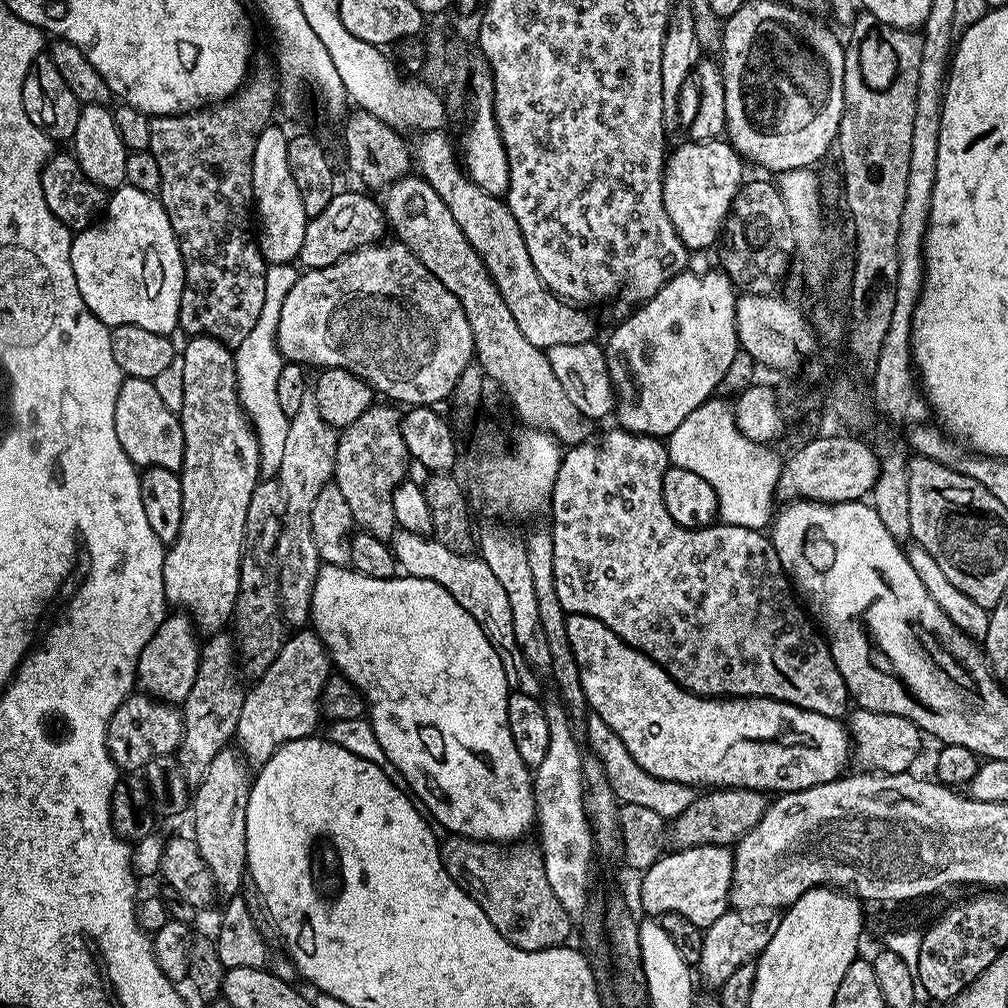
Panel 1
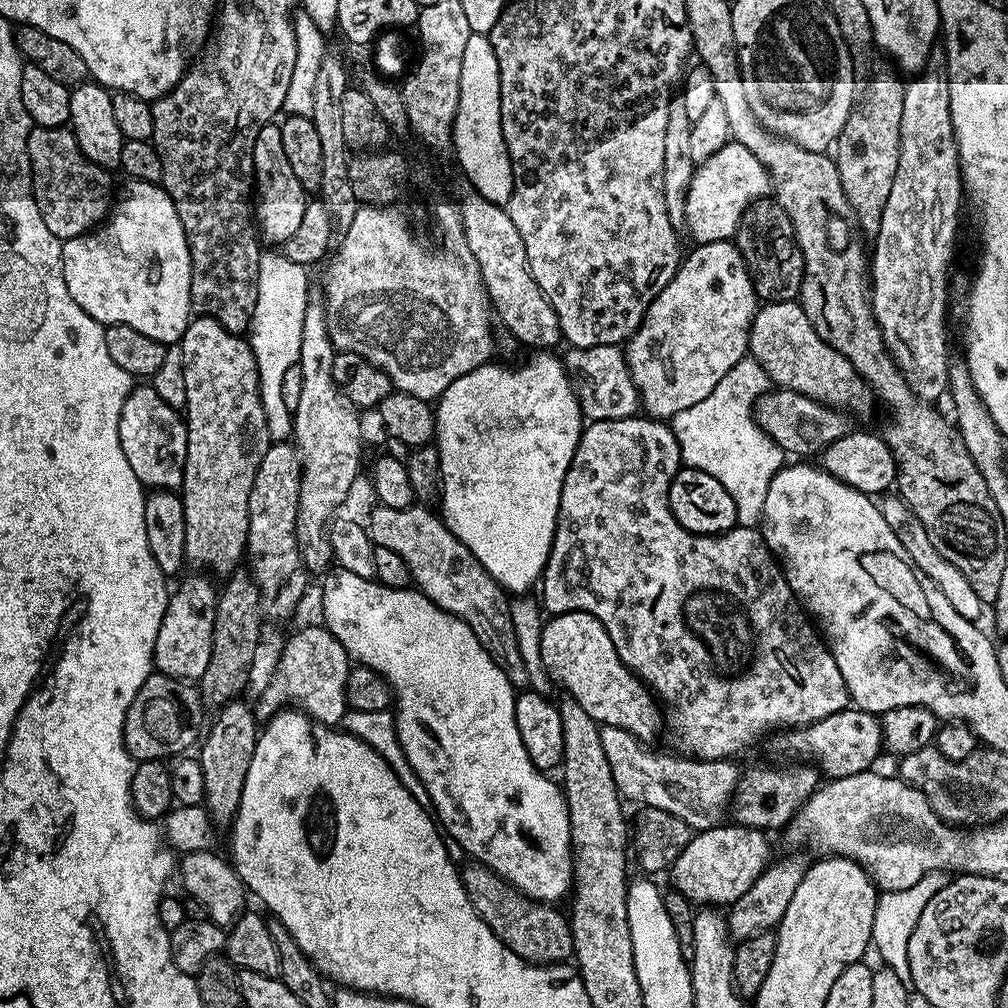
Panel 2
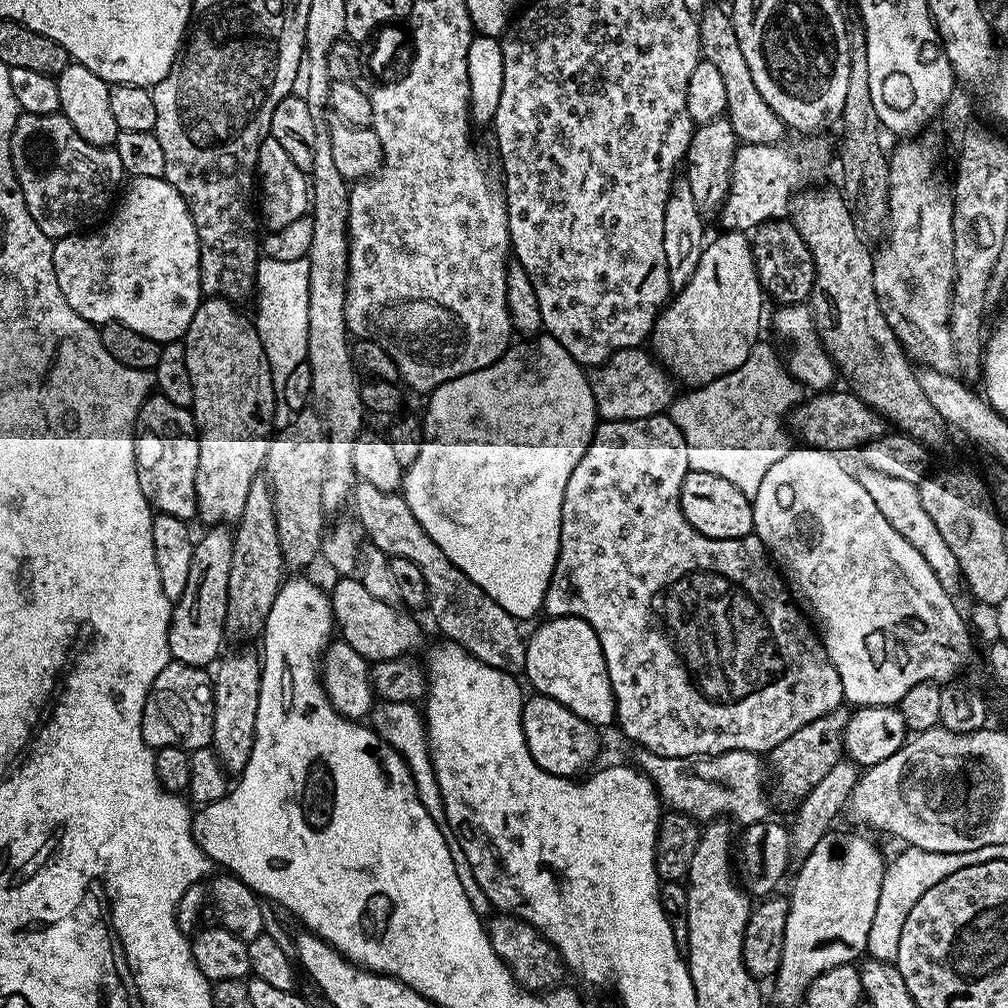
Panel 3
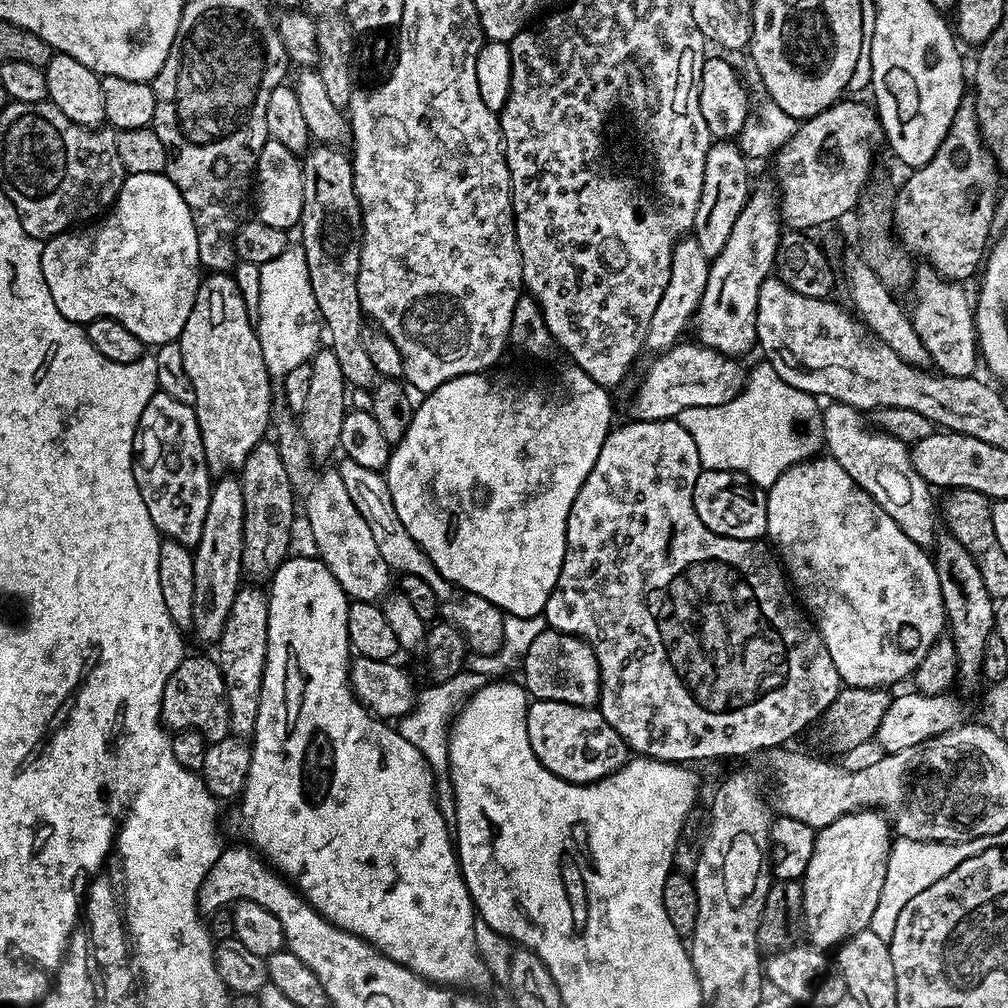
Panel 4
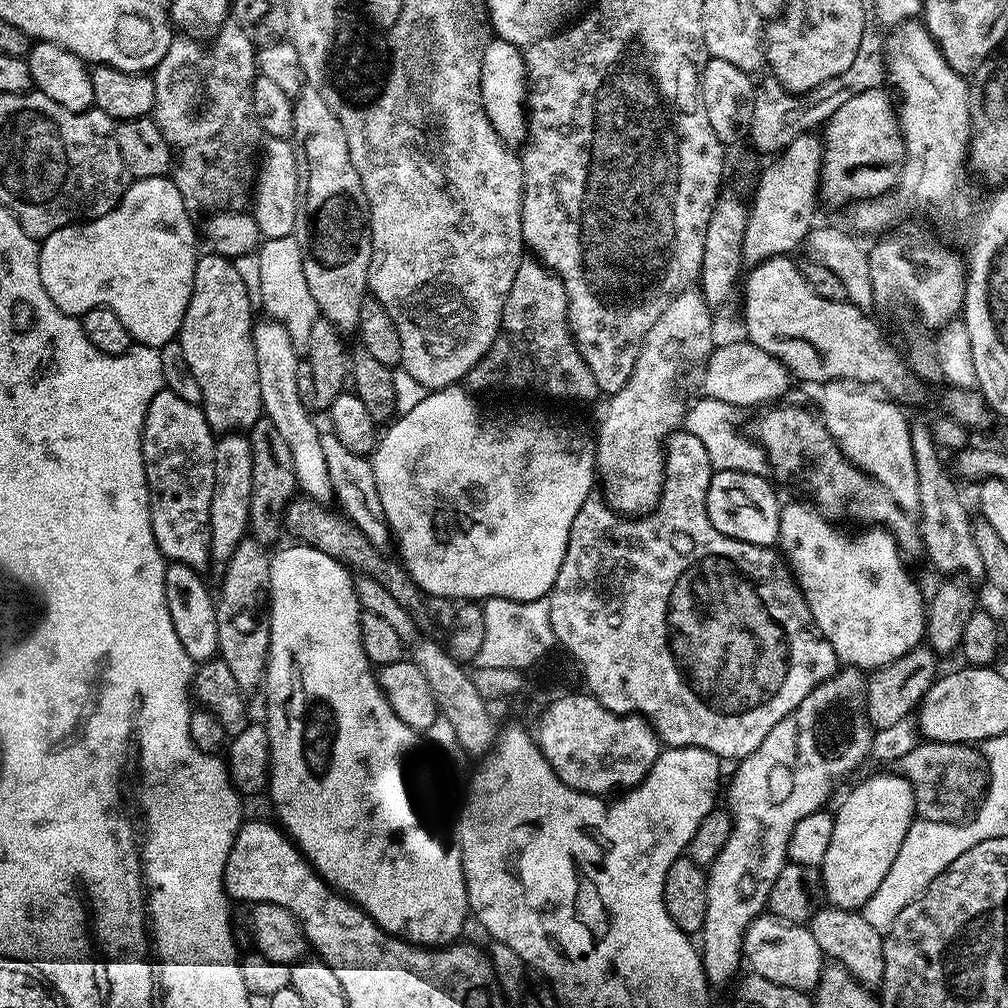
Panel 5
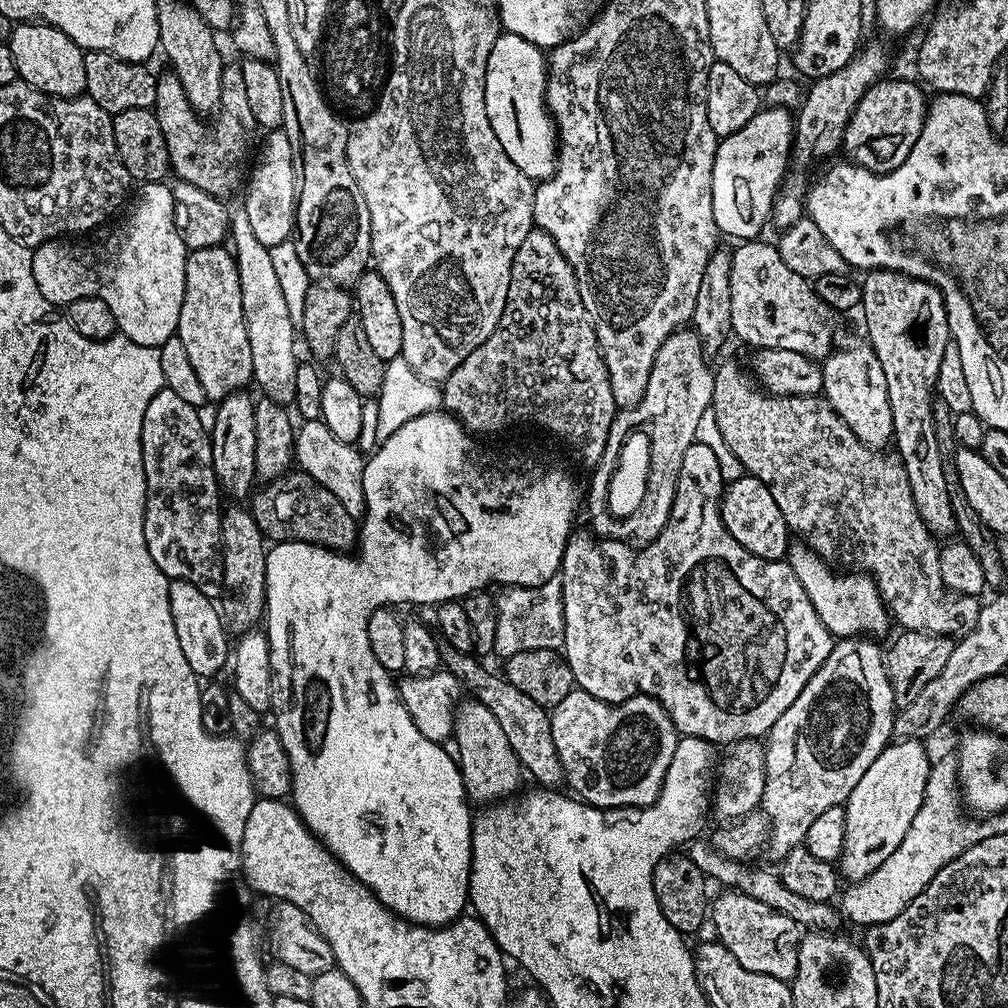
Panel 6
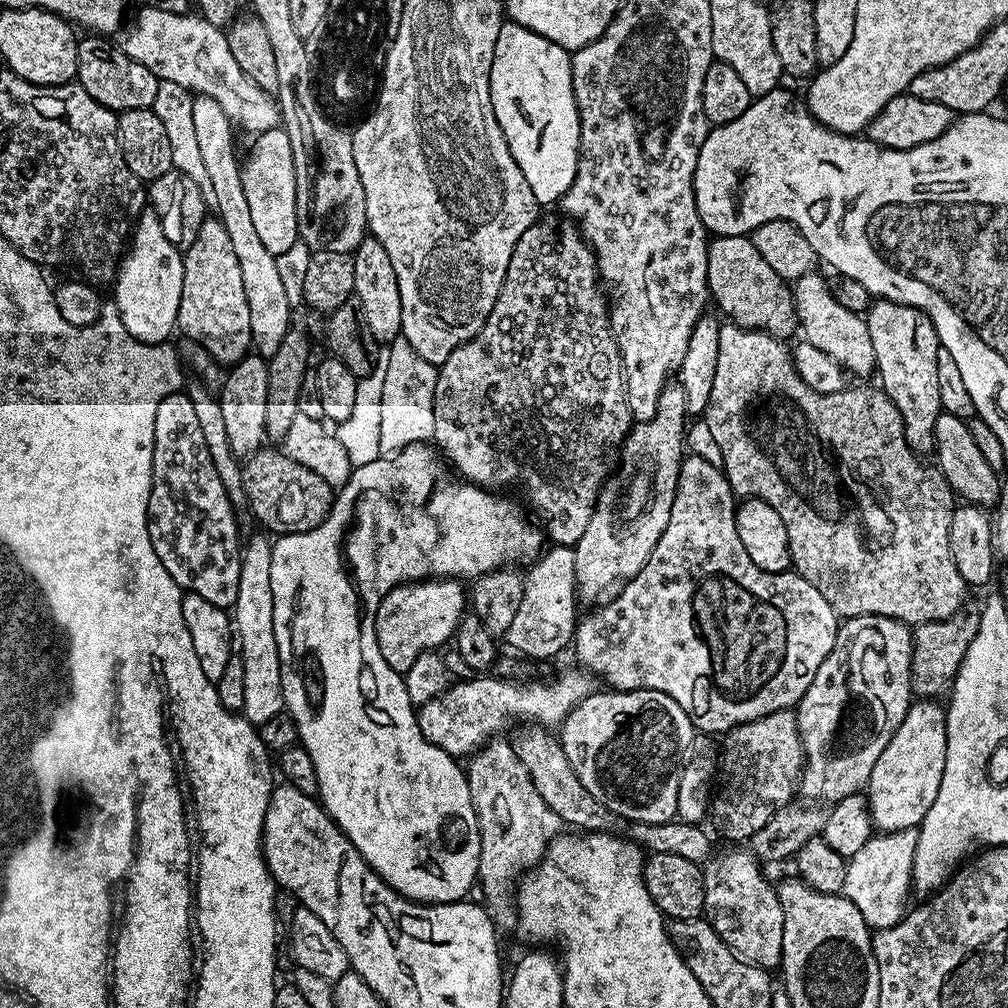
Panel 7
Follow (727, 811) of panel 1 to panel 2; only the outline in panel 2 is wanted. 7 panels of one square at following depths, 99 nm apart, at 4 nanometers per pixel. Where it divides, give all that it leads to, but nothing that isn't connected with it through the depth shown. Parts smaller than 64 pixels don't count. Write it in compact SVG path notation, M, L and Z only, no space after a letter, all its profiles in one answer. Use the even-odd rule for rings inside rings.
M811 763L788 764L785 768L744 768L735 794L732 795L730 816L733 821L747 828L783 829L818 787L818 772Z

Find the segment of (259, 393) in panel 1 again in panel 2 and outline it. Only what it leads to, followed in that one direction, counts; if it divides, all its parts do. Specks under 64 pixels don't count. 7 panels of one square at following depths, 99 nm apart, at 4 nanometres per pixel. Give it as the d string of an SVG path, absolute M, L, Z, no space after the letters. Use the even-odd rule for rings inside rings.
M268 251L261 255L258 262L258 302L254 302L252 326L246 339L258 366L260 401L266 410L268 432L273 441L284 442L291 437L294 413L286 410L286 402L282 398L282 377L286 370L290 370L290 366L300 362L302 322L310 291L309 269L298 262L290 262L290 258L279 251Z

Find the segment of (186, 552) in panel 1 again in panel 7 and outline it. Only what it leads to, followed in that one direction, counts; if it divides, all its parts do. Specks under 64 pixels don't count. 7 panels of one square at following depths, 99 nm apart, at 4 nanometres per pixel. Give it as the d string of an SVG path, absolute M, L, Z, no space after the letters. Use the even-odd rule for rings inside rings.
M206 218L194 238L190 247L183 249L184 273L182 274L181 304L178 306L177 325L179 331L189 340L198 342L206 348L221 366L231 366L238 363L242 357L249 355L252 348L252 335L250 334L250 306L246 306L246 289L242 287L242 269L238 267L238 258L234 258L234 245L230 242L230 234L226 234L226 226L219 218Z

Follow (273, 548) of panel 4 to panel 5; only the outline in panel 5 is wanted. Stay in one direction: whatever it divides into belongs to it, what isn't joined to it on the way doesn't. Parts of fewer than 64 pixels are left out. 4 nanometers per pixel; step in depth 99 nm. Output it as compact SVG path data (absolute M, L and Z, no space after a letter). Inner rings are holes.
M261 418L254 422L254 426L247 429L250 442L250 454L254 470L250 473L254 477L250 490L250 518L248 526L251 535L265 546L271 546L279 538L284 528L284 512L288 503L297 495L296 475L294 474L294 458L290 458L290 446L279 433L274 422Z

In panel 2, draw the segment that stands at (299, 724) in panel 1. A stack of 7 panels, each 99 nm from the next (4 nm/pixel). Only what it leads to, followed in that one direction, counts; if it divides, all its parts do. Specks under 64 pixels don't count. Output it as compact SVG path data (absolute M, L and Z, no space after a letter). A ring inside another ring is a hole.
M323 626L300 628L284 644L280 661L260 696L260 705L255 705L257 717L271 718L277 712L295 706L320 724L339 725L345 712L349 711L346 698L346 678L350 657L342 642Z

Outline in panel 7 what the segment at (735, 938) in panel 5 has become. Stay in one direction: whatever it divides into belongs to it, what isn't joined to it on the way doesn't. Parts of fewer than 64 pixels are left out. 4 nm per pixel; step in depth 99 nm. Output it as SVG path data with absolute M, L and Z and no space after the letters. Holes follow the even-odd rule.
M867 614L849 616L837 627L834 646L830 650L830 654L826 654L822 666L818 666L818 674L814 674L814 682L810 682L806 694L794 708L796 725L800 731L800 740L804 744L804 771L800 773L800 783L798 785L798 792L801 797L812 802L835 802L846 798L850 794L864 792L867 789L868 779L874 770L874 762L878 762L878 758L882 758L882 750L886 750L890 738L906 718L908 705L913 703L914 700L912 690L912 633L913 629L900 620L895 620L889 616L869 616Z

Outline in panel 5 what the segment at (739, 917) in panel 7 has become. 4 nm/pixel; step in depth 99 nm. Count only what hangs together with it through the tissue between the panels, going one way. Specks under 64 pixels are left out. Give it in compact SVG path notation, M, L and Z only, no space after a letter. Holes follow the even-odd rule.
M761 914L752 921L744 935L744 954L746 961L755 975L766 978L778 986L793 988L799 992L811 993L820 982L820 973L826 964L823 950L814 942L807 926L786 924L771 914Z

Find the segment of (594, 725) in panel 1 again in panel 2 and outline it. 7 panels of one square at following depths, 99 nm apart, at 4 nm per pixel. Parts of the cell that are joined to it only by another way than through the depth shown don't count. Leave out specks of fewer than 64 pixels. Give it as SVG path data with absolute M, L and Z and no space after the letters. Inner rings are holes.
M609 724L603 725L600 730L600 737L602 738L602 746L606 750L606 759L610 761L610 770L614 770L614 782L616 783L616 788L620 792L621 797L625 801L633 800L636 806L643 806L645 808L653 808L654 810L666 810L666 814L674 814L674 818L682 818L682 822L689 824L693 830L696 832L705 832L707 828L717 827L725 819L726 813L729 811L732 795L736 792L736 787L740 781L742 775L741 769L735 768L732 765L733 761L731 759L726 760L697 760L695 758L689 758L683 754L671 754L672 756L667 756L664 752L651 752L649 745L645 741L639 740L634 734L630 734L626 730L622 730L618 726L610 726Z

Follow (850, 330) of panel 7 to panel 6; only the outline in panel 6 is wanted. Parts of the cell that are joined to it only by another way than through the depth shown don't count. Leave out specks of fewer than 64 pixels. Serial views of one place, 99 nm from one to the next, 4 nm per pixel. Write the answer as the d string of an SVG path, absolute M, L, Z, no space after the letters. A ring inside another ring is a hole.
M867 339L844 344L828 353L822 361L824 370L823 399L854 430L854 434L866 446L884 450L893 443L890 399L886 388L886 375L882 372L878 355Z

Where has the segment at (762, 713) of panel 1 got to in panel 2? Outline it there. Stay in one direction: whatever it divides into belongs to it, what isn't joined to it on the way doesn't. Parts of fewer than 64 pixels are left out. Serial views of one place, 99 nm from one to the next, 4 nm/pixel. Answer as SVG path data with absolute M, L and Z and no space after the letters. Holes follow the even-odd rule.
M585 612L553 615L542 630L542 662L553 681L559 687L561 684L597 724L618 726L645 742L652 742L660 728L662 732L662 708L657 697L618 658L618 650L614 650L614 642L598 618ZM855 706L830 714L825 720L820 720L816 724L784 730L780 734L776 740L776 748L782 755L801 752L804 755L801 757L815 762L819 771L823 775L825 772L825 777L828 778L869 771L875 765L872 763L875 762L876 755L882 752L881 721L873 713L862 712Z

